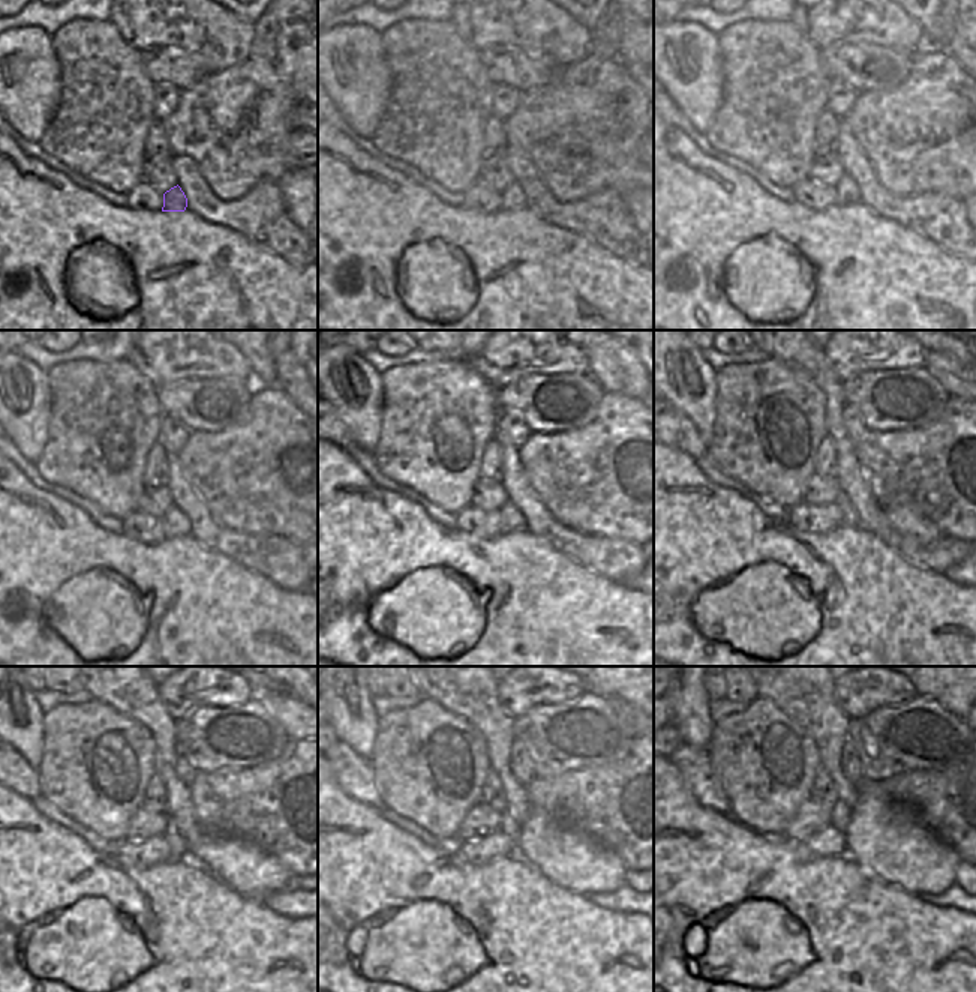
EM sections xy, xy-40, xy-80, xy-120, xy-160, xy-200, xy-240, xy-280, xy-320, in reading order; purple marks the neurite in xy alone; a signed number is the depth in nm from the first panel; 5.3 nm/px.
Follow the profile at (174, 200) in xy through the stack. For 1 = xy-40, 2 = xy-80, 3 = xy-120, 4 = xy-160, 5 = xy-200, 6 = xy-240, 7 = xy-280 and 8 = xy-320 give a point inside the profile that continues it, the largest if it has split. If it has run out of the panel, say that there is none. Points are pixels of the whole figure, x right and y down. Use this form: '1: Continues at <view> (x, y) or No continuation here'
1: Continues at xy-40 (513, 198)
2: Continues at xy-80 (847, 192)
3: Continues at xy-120 (176, 526)
4: Continues at xy-160 (513, 521)
5: Continues at xy-200 (849, 518)
6: Continues at xy-240 (177, 851)
7: Continues at xy-280 (510, 827)
8: Continues at xy-320 (841, 811).

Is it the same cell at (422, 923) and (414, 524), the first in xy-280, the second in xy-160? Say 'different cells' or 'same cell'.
same cell

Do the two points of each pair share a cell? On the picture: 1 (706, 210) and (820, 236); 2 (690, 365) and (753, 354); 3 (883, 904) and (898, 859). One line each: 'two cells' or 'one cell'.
1: one cell
2: two cells
3: two cells

